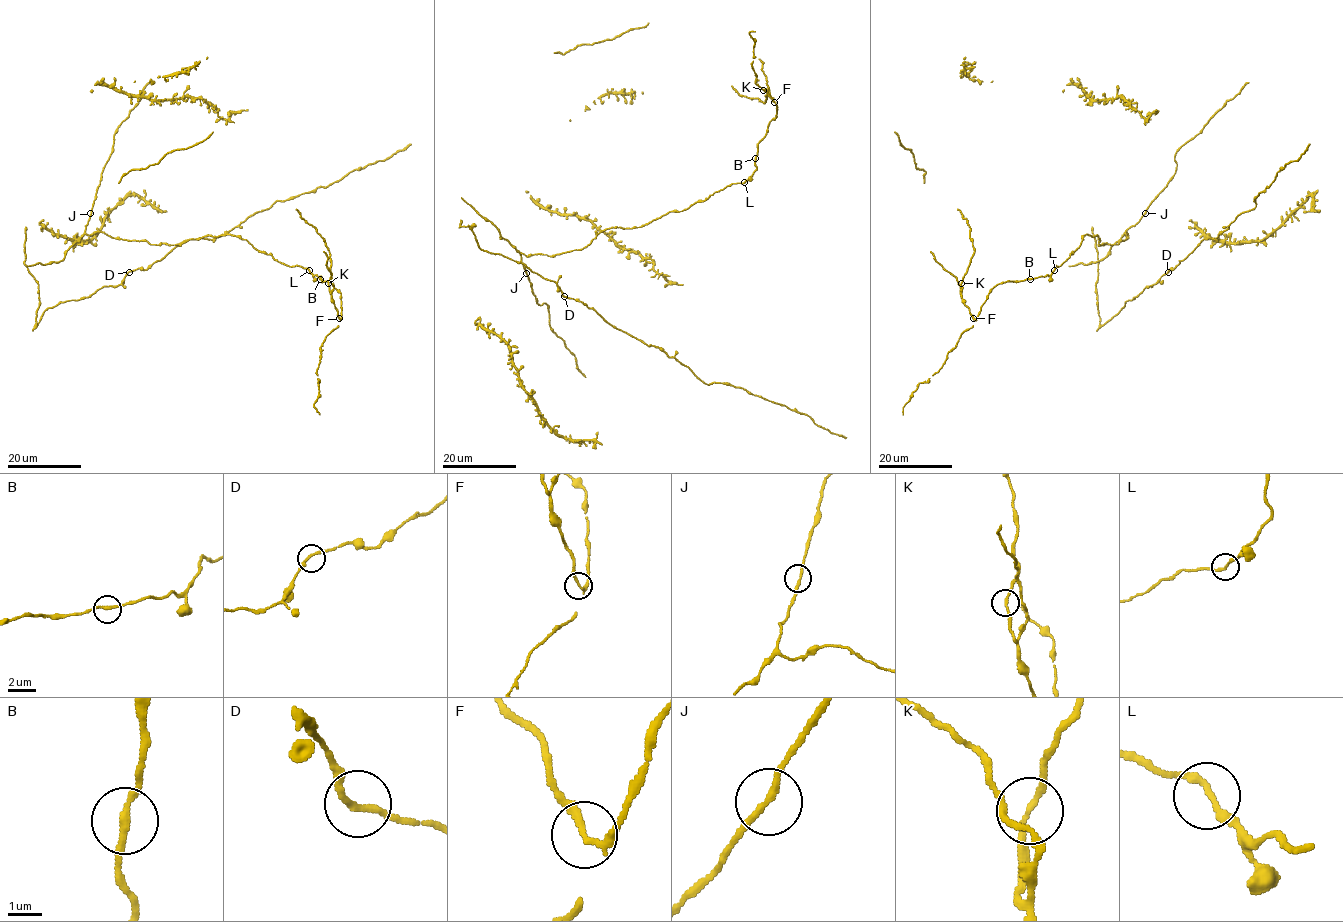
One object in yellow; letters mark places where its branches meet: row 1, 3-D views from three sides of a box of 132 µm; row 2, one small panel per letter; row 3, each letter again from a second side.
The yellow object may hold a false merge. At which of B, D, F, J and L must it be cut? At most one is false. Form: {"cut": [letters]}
{"cut": ["F"]}

